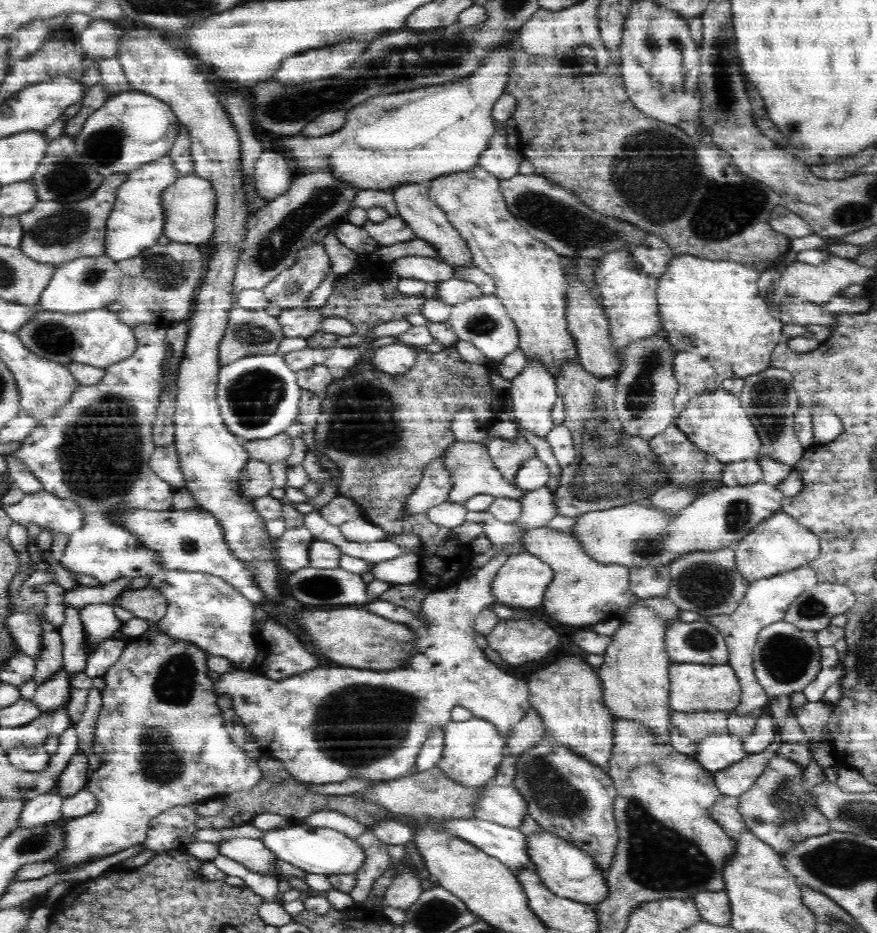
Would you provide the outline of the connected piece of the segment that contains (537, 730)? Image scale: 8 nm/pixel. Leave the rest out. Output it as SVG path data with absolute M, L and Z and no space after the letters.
M532 709L520 720L520 723L509 730L505 736L507 740L506 754L512 756L520 756L522 752L537 746L544 738L545 726L541 720L541 716Z

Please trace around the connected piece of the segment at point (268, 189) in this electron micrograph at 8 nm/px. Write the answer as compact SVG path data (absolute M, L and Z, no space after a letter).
M264 151L255 162L254 170L253 188L266 201L285 194L295 178L285 156L279 152Z

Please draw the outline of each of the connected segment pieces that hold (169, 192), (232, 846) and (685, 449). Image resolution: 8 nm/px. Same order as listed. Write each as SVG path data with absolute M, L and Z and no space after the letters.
M195 172L179 176L176 183L170 185L161 198L164 207L164 236L170 241L184 245L200 245L208 242L216 230L215 216L217 210L217 195L212 183Z
M230 838L216 843L220 845L220 855L230 857L252 872L278 877L276 860L279 858L262 839Z
M674 422L670 423L660 434L650 440L652 453L656 453L664 463L669 478L678 486L696 487L696 498L712 489L724 486L722 484L723 468L726 464L714 458L710 453L700 450L692 443L684 431L680 430Z

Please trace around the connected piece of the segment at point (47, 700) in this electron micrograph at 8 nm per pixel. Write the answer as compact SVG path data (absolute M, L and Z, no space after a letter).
M62 666L59 674L48 682L38 685L33 698L36 707L43 712L55 712L60 708L65 708L70 703L69 679Z

